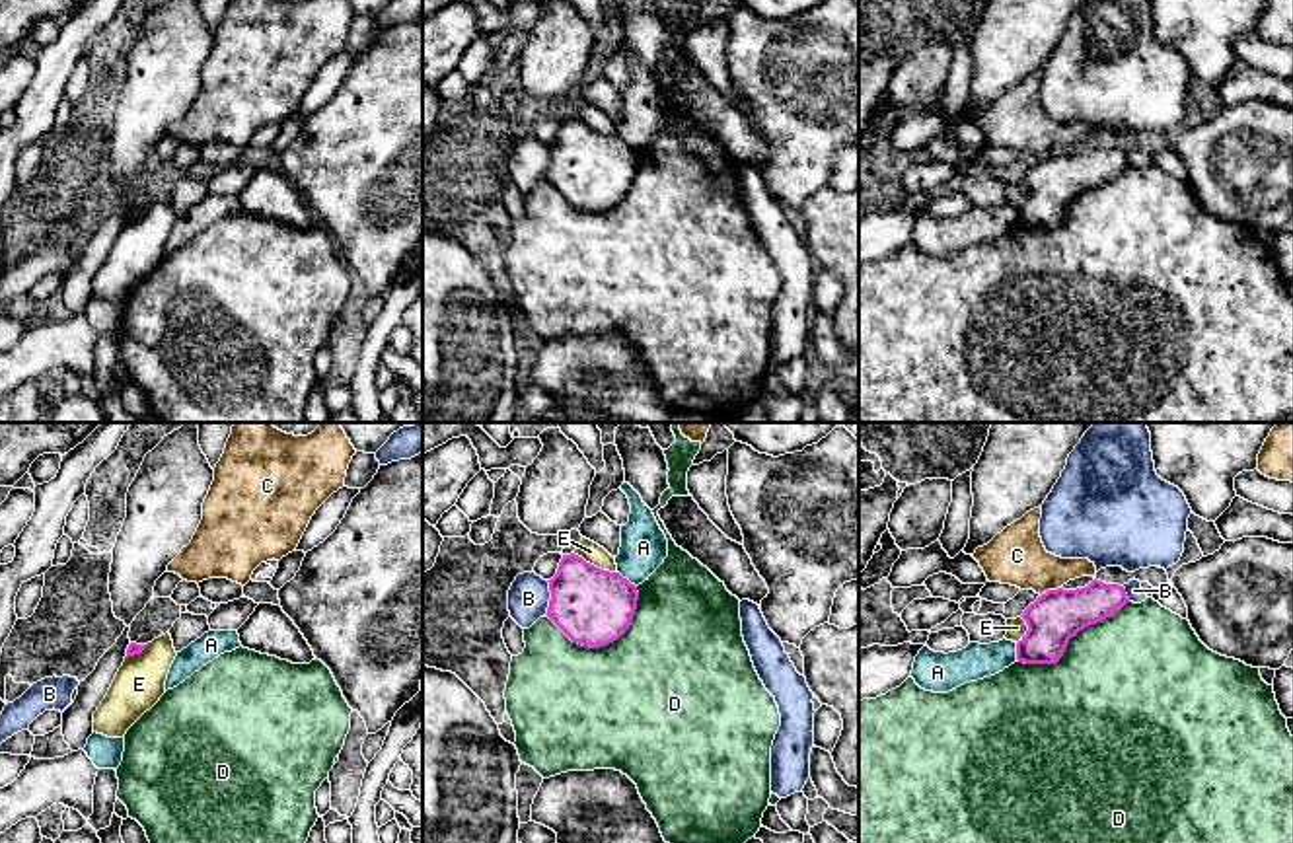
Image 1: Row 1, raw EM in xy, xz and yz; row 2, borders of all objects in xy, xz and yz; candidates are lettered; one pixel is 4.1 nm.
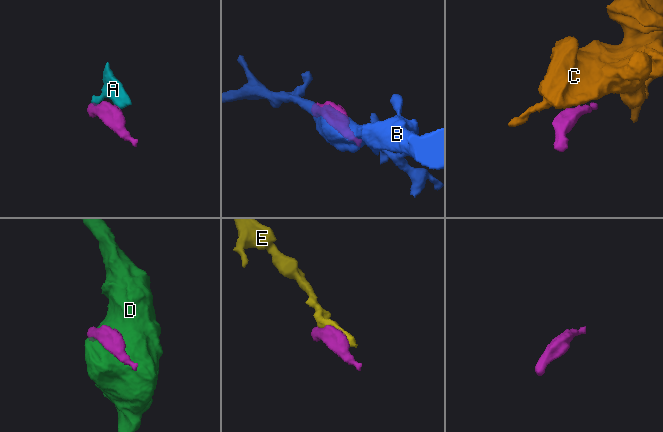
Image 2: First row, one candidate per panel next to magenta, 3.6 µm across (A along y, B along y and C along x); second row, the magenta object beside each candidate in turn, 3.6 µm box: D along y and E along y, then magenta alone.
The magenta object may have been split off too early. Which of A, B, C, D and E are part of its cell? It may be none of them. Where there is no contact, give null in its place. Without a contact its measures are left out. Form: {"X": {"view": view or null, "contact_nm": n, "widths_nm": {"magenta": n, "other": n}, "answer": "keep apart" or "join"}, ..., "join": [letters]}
{"A": {"view": "xz", "contact_nm": 100, "widths_nm": {"magenta": 320, "other": 190}, "answer": "keep apart"}, "B": {"view": "xz", "contact_nm": 140, "widths_nm": {"magenta": 320, "other": 180}, "answer": "keep apart"}, "C": {"view": "yz", "contact_nm": 100, "widths_nm": {"magenta": 220, "other": 240}, "answer": "keep apart"}, "D": {"view": "xz", "contact_nm": 400, "widths_nm": {"magenta": 320, "other": 500}, "answer": "keep apart"}, "E": {"view": "xz", "contact_nm": 200, "widths_nm": {"magenta": 320, "other": 90}, "answer": "keep apart"}, "join": []}

